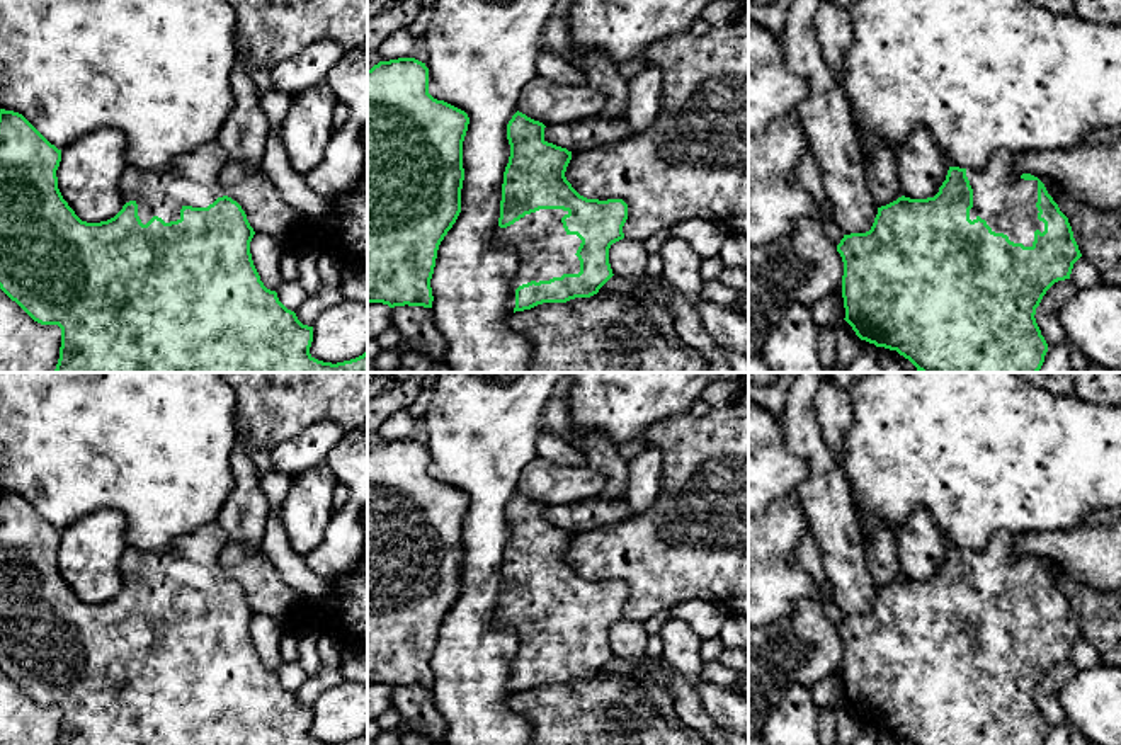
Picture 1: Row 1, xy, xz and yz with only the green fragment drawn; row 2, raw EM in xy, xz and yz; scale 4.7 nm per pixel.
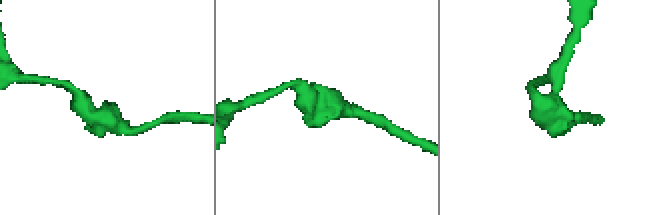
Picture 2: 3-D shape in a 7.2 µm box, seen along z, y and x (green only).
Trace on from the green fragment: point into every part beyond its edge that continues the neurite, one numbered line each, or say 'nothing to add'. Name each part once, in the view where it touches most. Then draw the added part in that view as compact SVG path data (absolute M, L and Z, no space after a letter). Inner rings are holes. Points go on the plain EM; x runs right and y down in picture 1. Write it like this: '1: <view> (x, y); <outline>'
1: xz (545, 631); M539 590L507 609L497 607L493 626L510 628L519 636L519 648L507 680L510 691L515 689L515 670L519 667L580 653L580 641L575 634L582 621L565 612L561 604L565 595L568 592Z

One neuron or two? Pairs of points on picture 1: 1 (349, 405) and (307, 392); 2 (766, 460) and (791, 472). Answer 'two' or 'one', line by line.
1: one
2: one

